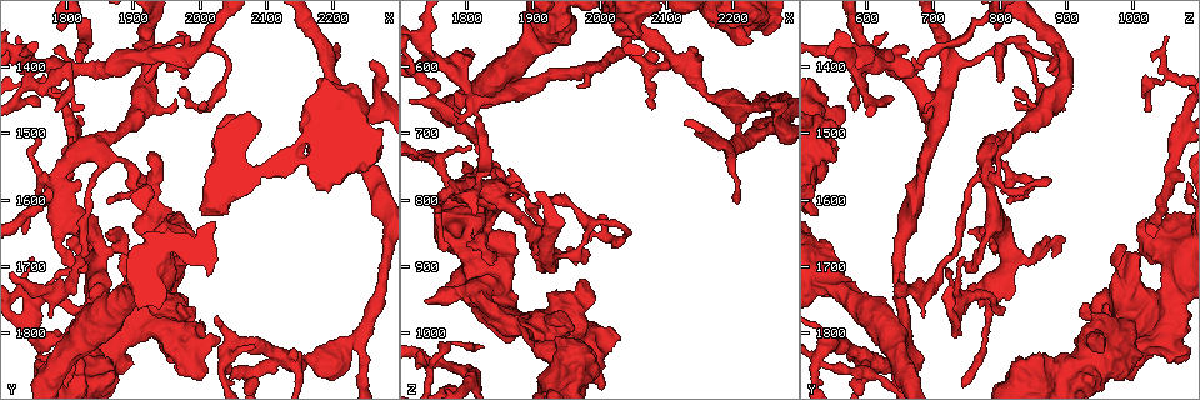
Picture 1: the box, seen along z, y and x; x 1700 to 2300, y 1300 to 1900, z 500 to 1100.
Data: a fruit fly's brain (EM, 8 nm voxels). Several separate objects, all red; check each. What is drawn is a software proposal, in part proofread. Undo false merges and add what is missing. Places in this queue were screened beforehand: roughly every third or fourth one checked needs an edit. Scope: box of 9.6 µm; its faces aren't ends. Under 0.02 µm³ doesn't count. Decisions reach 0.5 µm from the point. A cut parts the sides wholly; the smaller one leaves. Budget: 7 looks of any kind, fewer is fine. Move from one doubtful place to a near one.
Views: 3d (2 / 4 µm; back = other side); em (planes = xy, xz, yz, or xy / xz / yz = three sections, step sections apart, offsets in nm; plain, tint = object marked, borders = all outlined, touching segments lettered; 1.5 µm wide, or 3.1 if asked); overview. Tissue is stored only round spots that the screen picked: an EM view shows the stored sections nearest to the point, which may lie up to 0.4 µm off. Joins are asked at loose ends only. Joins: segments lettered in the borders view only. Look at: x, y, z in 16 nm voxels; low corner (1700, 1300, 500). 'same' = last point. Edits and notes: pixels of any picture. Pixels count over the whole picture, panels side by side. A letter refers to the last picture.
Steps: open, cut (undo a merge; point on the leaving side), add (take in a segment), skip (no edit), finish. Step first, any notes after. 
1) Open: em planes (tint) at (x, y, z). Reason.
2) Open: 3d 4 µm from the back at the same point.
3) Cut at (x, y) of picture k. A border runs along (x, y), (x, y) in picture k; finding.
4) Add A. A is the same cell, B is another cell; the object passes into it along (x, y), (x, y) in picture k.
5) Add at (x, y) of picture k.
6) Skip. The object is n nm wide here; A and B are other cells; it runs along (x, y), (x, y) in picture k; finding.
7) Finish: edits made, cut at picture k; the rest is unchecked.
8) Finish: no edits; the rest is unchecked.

Open: 3d 4 µm at (2120, 1840, 595). Four or more arms meet.

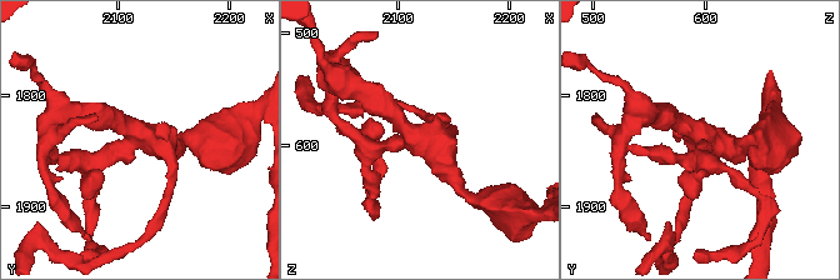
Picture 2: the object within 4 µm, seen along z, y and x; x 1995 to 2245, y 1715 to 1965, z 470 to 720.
Open: em planes (plain) at (2122, 1838, 598). Need the tissue.

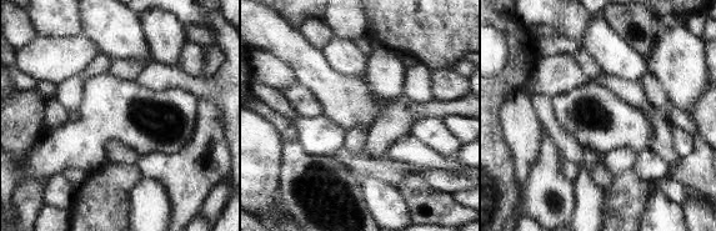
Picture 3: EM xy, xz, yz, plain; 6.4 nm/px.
Open: em planes (borders) at the same point.

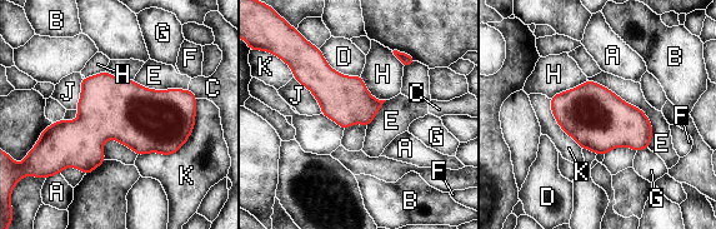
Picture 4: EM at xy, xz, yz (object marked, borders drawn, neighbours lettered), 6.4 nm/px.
Skip. The object is 400 nm wide here; A, B, C, D, E, F, G, H, J and K are other cells; a border runs along (196, 99), (175, 152), (138, 155) in picture 4; all the same cell.

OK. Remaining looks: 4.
Open: 3d 2 µm at (1775, 1775, 685).

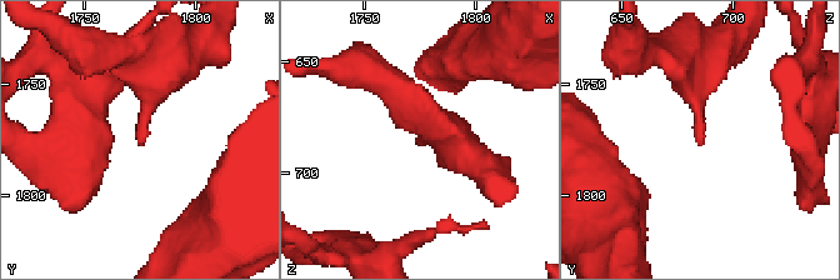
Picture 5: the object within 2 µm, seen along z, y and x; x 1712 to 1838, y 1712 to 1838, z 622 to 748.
Open: em planes (borders) at (1773, 1775, 685). Shape alone is not enough.

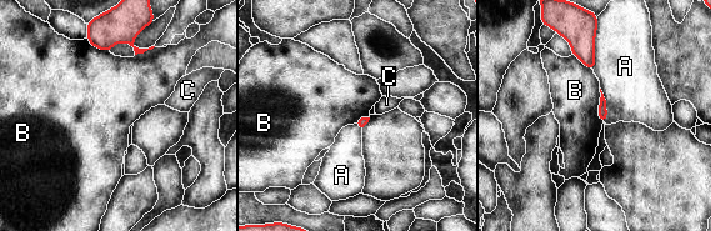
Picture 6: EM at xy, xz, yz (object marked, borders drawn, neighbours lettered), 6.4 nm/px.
Skip. A, B and C are other cells; no lettered segment goes on from it.

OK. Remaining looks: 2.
Open: em planes (plain) at (1810, 1525, 1060). Sudden change in width.

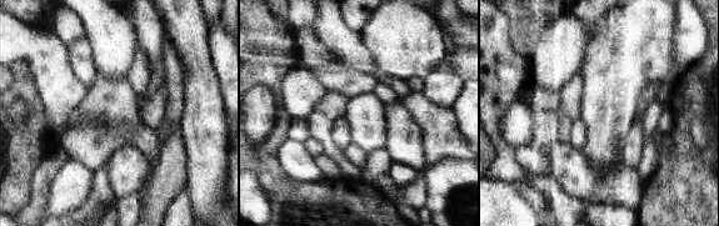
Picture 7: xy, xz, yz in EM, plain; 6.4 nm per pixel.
Open: em planes (borders) at the same point. What lies round it.

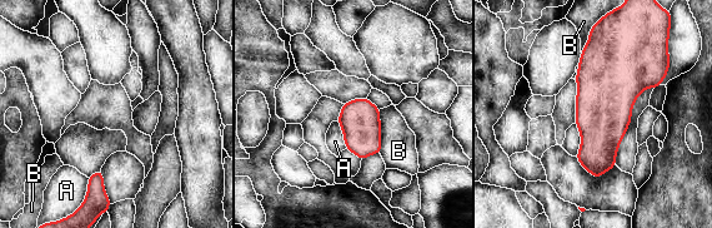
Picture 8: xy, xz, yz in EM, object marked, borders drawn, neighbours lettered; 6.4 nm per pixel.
Skip. A and B are other cells; all the same cell.

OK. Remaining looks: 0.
Finish: no edits; the rest is unchecked.

